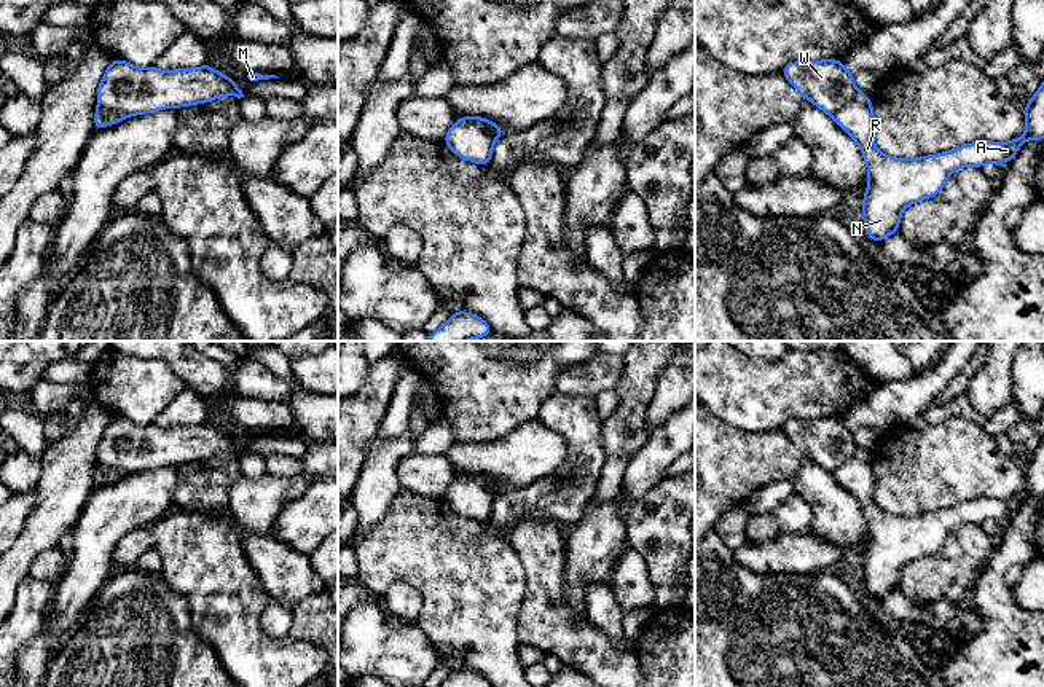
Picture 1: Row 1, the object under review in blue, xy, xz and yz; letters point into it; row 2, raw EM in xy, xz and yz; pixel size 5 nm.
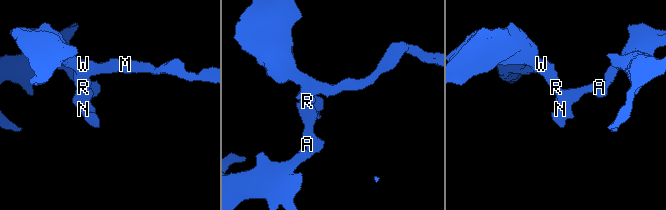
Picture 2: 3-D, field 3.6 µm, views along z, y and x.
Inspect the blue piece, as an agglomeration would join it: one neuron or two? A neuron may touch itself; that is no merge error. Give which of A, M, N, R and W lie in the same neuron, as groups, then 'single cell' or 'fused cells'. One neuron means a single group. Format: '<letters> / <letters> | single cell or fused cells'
A N R / M W | fused cells

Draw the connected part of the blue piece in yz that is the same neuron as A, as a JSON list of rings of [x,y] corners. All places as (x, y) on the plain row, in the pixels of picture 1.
[[[1044,437],[1023,467],[1026,488],[1011,499],[980,497],[940,512],[902,516],[875,504],[870,453],[859,449],[853,454],[832,475],[859,502],[869,528],[861,566],[867,593],[877,601],[896,591],[904,566],[934,555],[953,528],[966,523],[980,526],[987,520],[1011,520],[1026,497],[1044,497]]]

